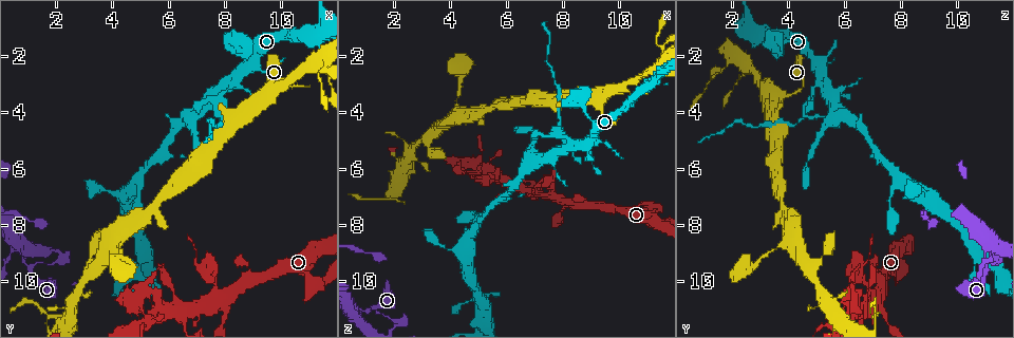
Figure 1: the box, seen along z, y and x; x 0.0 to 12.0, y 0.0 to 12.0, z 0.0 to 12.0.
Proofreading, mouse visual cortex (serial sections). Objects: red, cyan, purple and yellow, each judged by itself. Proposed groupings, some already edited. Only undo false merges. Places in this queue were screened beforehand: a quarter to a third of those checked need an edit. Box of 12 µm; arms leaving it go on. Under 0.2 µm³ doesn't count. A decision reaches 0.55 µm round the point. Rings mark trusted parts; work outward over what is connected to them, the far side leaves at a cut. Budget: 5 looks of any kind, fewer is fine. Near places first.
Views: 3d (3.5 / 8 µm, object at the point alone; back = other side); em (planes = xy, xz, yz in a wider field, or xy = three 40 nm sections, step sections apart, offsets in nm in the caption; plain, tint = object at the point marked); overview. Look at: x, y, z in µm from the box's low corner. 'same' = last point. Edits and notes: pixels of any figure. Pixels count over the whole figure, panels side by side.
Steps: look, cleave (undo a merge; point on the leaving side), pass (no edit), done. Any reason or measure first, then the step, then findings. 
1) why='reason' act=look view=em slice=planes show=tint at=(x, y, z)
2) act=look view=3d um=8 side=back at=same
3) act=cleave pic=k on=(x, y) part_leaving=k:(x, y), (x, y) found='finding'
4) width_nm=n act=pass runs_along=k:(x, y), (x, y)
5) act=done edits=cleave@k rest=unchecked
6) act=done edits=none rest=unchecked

why='arms part here' act=look view=3d um=3.5 at=(8.4, 2.9, 5.1)

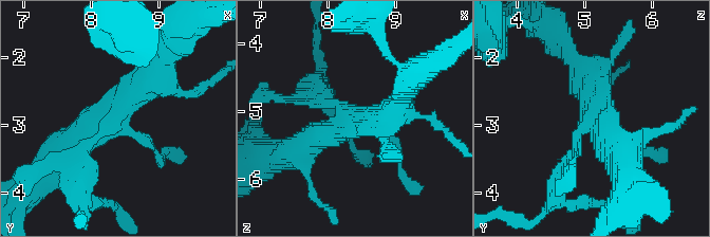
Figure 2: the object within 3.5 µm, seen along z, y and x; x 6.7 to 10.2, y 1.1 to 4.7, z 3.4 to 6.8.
act=look view=em slice=planes show=tint at=(8.35, 2.85, 5.20)

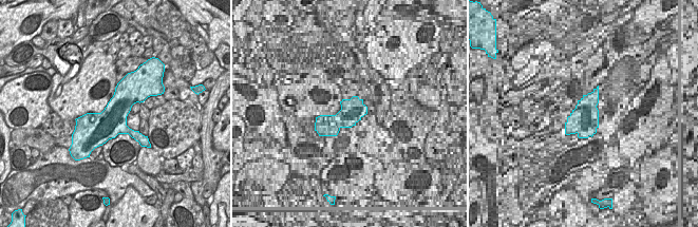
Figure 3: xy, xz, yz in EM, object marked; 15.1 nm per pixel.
why='another direction' act=look view=em slice=xy step=3 show=tint at=same

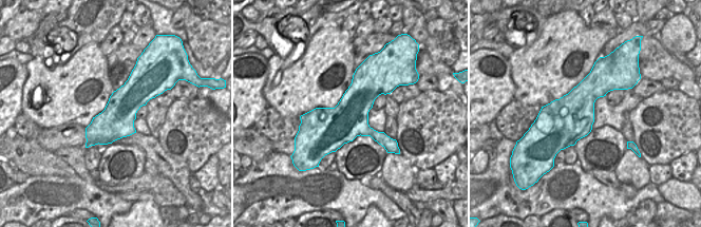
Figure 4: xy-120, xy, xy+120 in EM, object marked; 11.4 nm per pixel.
act=cleave pic=2 on=(560, 167) part_leaving=2:(578, 138), (556, 200), (535, 219) found='two cells meet here'

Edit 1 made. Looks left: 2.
why='looks like a crossing' act=look view=3d um=3.5 at=(8.1, 10.6, 7.2)

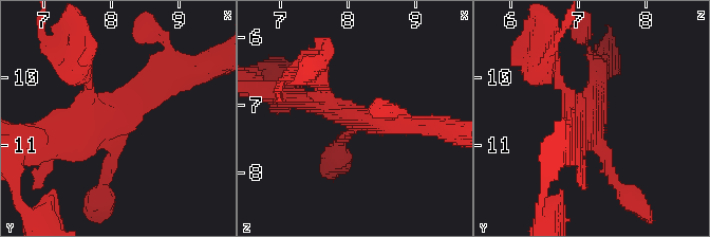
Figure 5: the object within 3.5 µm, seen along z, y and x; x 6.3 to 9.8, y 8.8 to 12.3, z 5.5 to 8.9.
act=look view=em slice=planes show=tint at=(8.05, 10.60, 7.15)

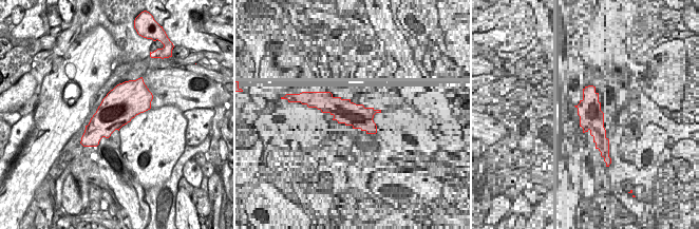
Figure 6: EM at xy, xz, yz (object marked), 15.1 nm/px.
width_nm=550 act=pass runs_along=5:(169, 71), (120, 116), (52, 140) found='all the same cell'

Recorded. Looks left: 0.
act=done edits=cleave@2 rest=unchecked

